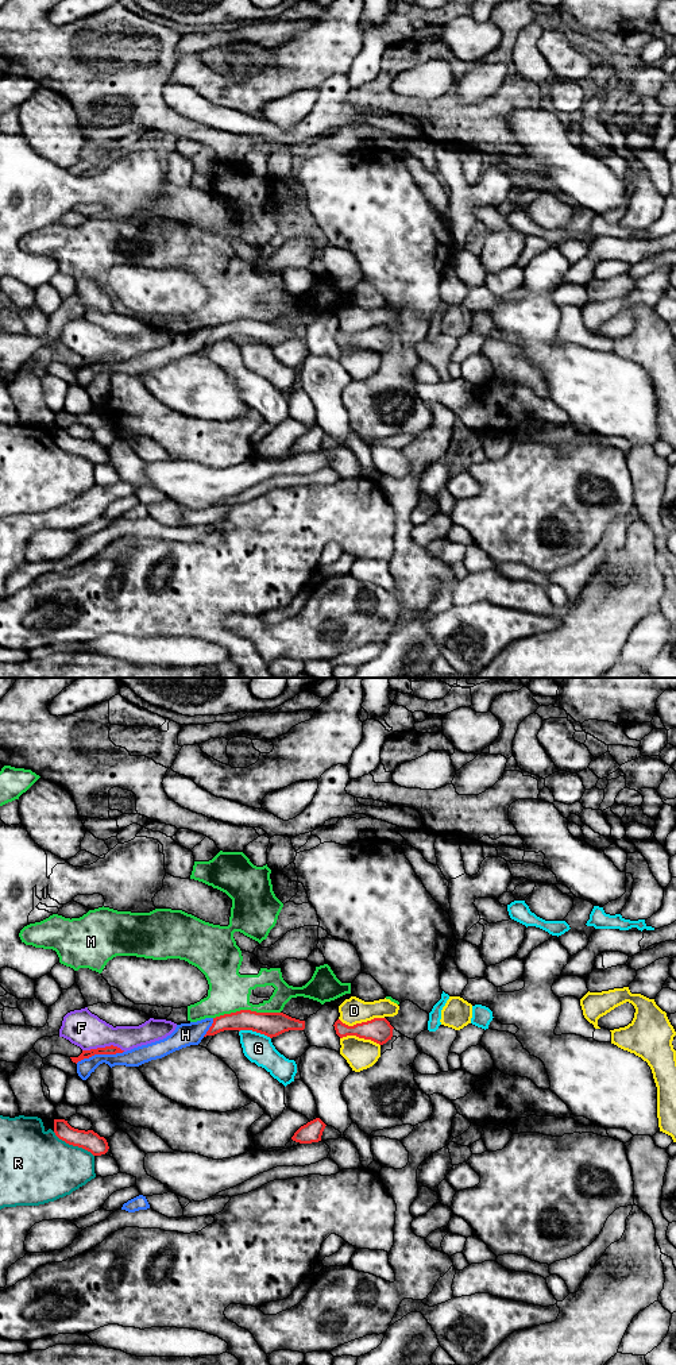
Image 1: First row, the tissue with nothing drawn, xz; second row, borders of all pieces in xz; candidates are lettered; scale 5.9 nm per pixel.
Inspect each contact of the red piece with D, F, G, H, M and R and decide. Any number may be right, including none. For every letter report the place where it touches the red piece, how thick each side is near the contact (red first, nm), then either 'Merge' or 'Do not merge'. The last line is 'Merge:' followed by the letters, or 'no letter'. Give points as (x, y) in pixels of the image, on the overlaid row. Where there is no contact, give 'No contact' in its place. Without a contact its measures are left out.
D: Touches red at xz (362, 1022). Thickness 150 nm (red) against 160 nm. Do not merge
F: Touches red at xz (104, 1048). Thickness 50 nm (red) against 220 nm. Do not merge
G: Touches red at xz (255, 1030). Thickness 140 nm (red) against 180 nm. Do not merge
H: Touches red at xz (99, 1053). Thickness 50 nm (red) against 110 nm. Do not merge
M: Touches red at xz (246, 1010). Thickness 140 nm (red) against 240 nm. Do not merge
R: Touches red at xz (73, 1145). Thickness 120 nm (red) against 420 nm. Do not merge
Merge: no letter

